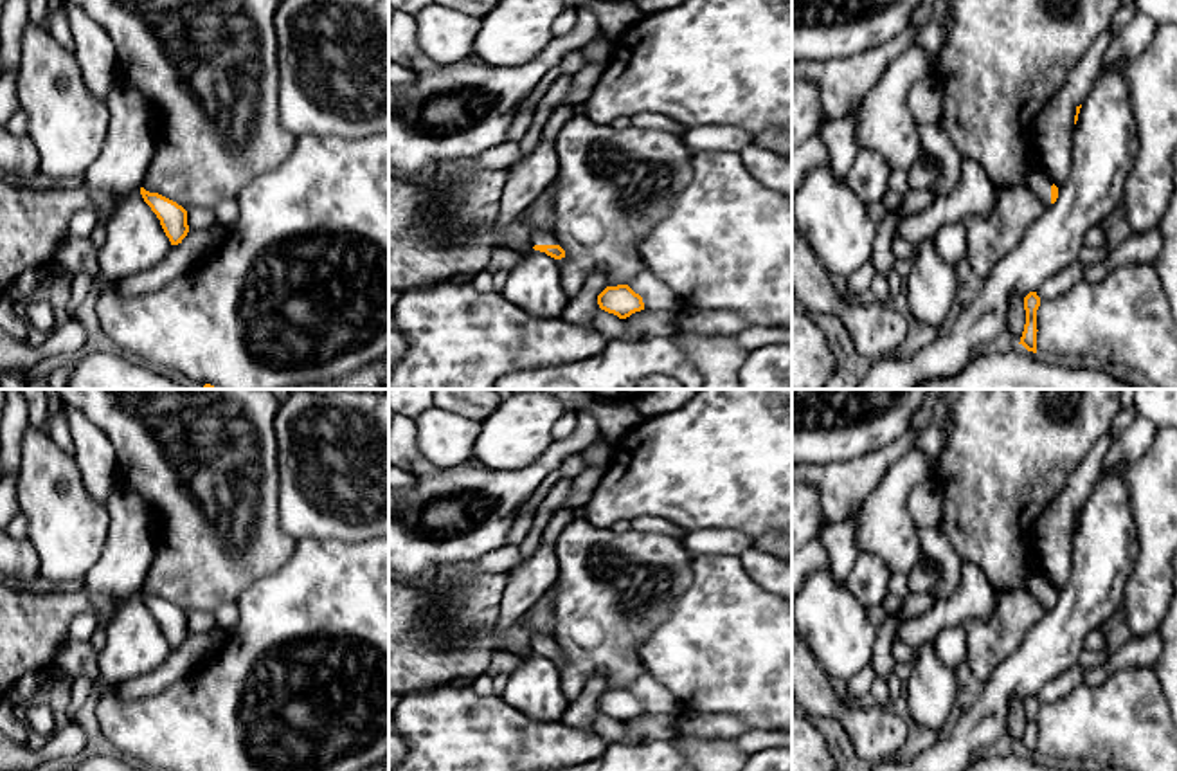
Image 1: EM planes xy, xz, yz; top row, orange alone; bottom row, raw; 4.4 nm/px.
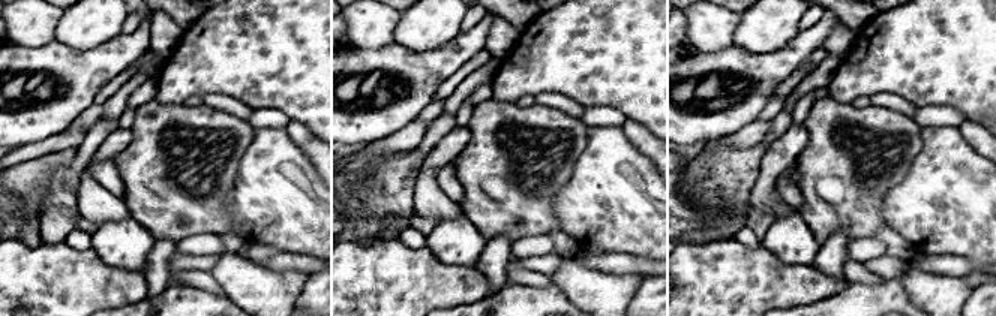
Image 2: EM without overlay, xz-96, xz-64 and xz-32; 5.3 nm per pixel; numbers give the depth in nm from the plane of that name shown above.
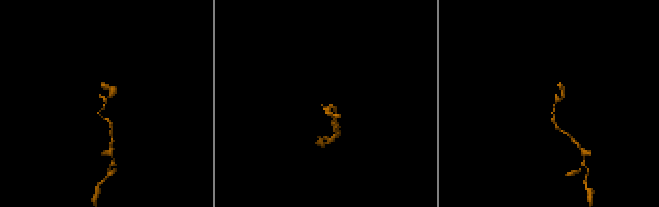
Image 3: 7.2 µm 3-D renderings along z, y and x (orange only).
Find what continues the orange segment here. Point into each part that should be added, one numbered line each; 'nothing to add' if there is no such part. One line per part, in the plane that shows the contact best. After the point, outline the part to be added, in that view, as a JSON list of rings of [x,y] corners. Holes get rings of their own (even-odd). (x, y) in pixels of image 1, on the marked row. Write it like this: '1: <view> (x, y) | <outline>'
1: xz (539, 236) | [[[535,231],[531,238],[533,247],[535,245],[558,245],[558,240],[554,234],[545,232],[545,231]]]

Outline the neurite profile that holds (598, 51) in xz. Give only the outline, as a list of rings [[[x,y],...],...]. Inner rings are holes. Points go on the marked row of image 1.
[[[599,32],[581,50],[585,54],[587,63],[606,63],[614,50],[614,40],[606,38],[603,32]]]

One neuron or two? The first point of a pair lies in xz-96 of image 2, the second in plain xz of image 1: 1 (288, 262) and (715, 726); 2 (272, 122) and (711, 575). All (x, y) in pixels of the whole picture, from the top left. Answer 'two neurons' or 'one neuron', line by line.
1: one neuron
2: two neurons

